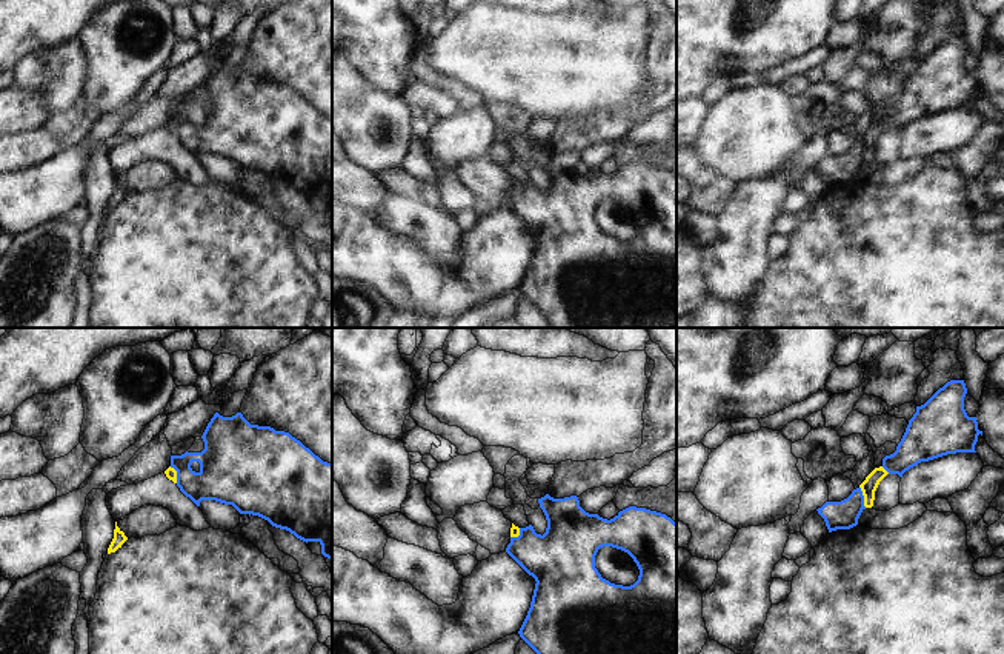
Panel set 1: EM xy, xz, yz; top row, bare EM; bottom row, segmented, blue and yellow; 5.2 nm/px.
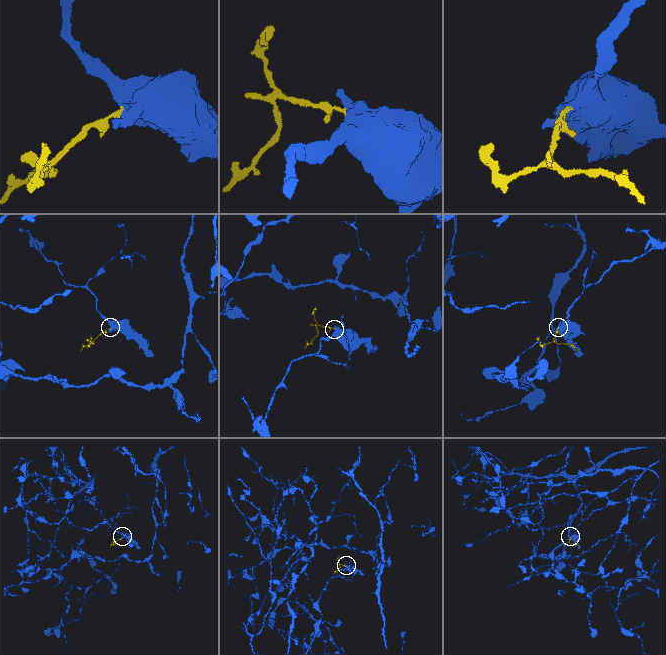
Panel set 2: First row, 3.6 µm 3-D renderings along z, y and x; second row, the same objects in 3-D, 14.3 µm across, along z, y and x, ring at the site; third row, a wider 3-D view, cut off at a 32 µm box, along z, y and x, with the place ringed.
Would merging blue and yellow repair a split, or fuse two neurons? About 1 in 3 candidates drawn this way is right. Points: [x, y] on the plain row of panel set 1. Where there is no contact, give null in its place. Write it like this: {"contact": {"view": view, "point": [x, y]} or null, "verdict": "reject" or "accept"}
{"contact": {"view": "yz", "point": [863, 153]}, "verdict": "reject"}

